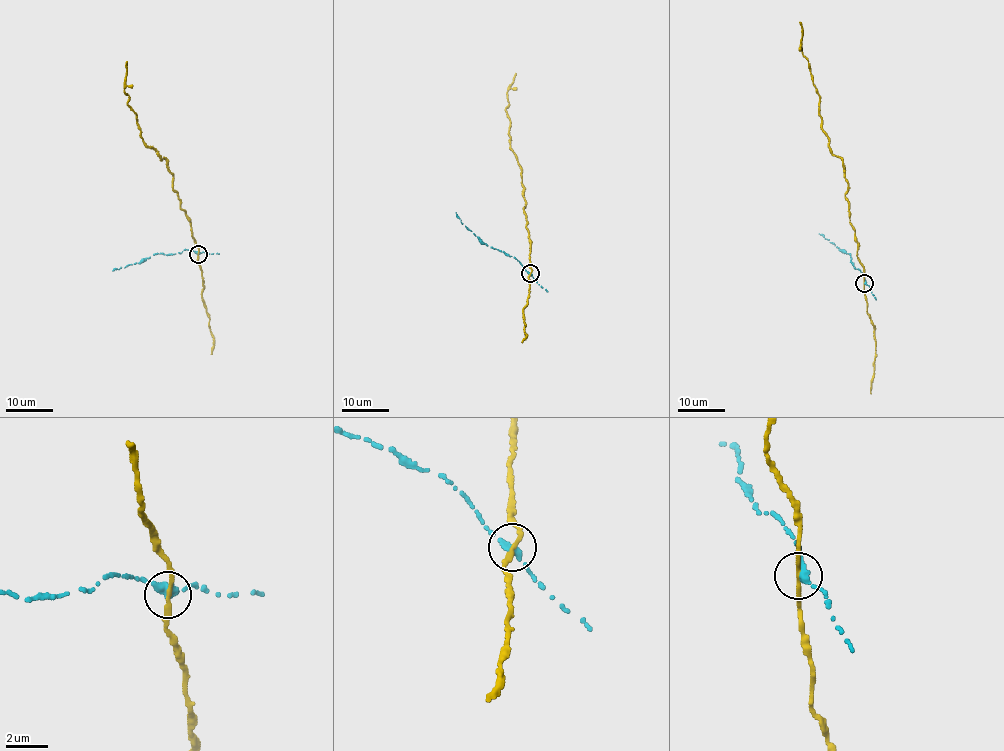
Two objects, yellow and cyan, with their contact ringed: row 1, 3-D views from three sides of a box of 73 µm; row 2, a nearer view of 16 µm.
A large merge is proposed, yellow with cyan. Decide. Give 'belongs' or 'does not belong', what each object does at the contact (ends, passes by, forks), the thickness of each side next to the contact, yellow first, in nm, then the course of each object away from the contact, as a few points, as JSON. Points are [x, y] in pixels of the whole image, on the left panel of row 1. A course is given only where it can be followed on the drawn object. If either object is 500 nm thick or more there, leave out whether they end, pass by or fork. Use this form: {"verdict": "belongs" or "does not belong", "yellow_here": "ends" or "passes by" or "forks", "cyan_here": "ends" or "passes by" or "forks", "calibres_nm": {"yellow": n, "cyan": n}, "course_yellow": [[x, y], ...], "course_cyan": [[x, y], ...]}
{"verdict": "does not belong", "yellow_here": "passes by", "cyan_here": "passes by", "calibres_nm": {"yellow": 190, "cyan": 320}, "course_yellow": [[198, 254], [167, 160], [146, 145], [128, 105], [127, 61]], "course_cyan": [[198, 254], [185, 249], [173, 254], [156, 253], [113, 271]]}

